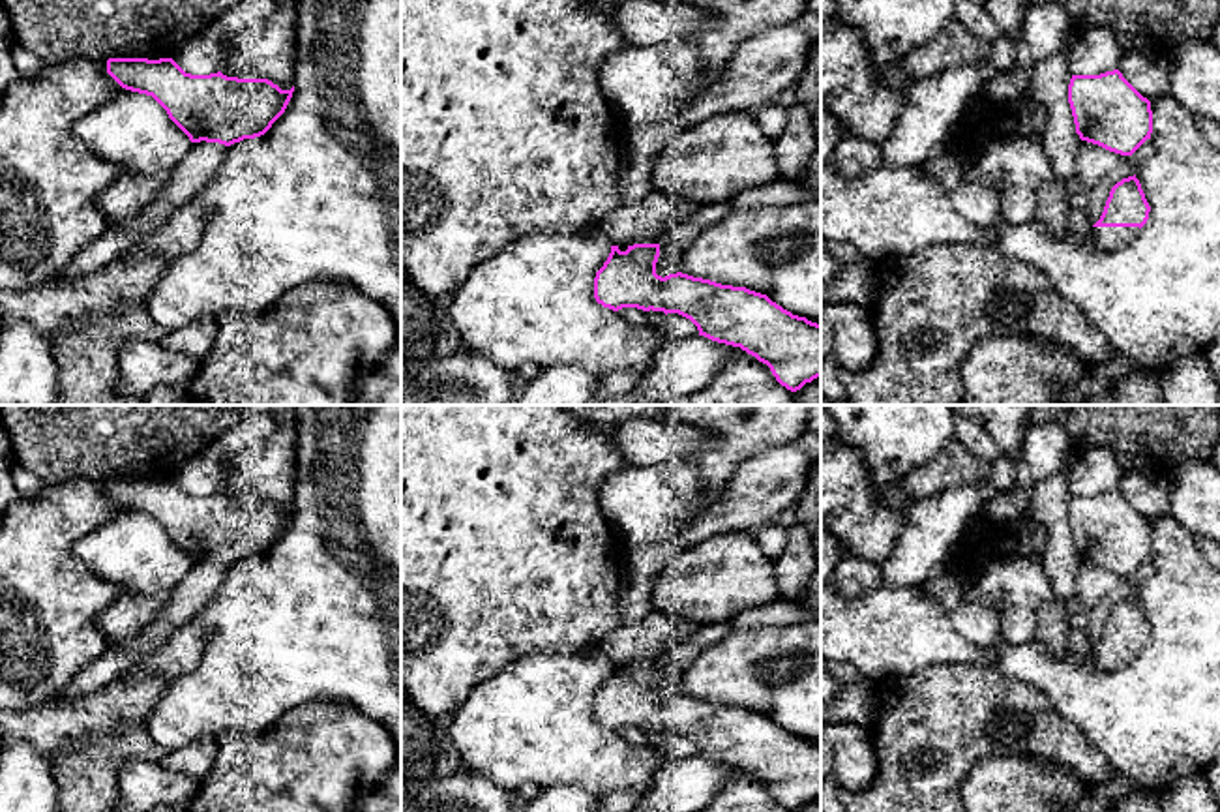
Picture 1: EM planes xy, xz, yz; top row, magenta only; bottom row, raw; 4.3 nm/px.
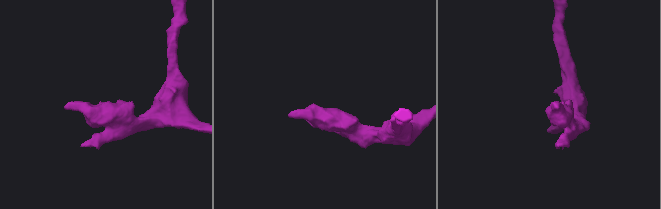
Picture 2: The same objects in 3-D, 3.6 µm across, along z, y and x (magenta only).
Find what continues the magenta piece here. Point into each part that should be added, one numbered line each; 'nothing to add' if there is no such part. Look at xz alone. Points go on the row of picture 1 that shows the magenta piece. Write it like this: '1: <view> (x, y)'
nothing to add

